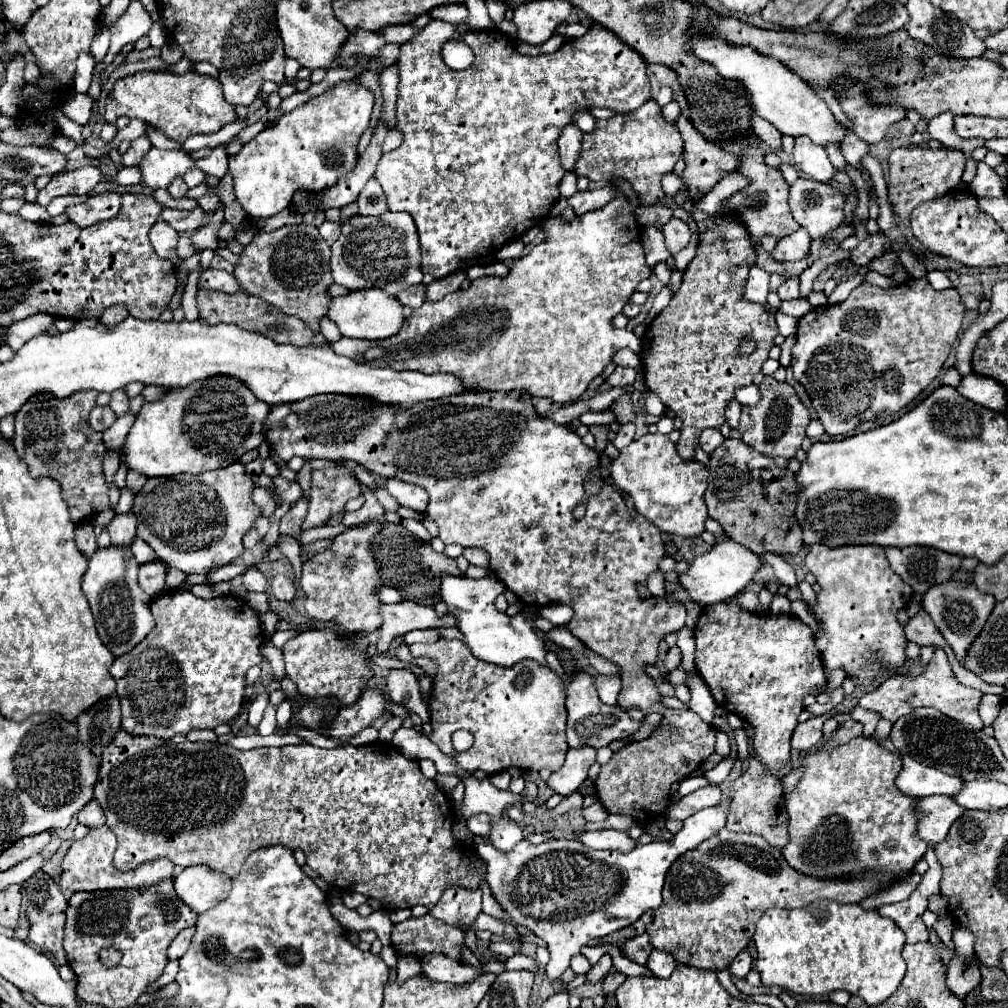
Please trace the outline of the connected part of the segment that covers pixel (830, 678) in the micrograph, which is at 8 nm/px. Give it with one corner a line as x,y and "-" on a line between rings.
838,669
838,671
828,673
828,675
826,675
826,681
828,681
828,685
826,685
826,693
830,695
834,689
842,687
842,681
844,681
844,679
846,679
846,677
840,673
840,669

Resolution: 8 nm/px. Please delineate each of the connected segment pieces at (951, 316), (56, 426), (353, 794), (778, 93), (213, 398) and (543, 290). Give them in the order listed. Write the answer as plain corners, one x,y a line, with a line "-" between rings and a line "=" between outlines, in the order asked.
908,279
888,289
862,283
844,303
816,307
798,321
796,345
792,347
794,379
804,385
826,433
846,435
860,423
898,413
940,375
962,327
962,317
964,305
956,289
934,291
926,279
=
48,393
40,397
32,397
20,413
16,413
16,435
12,445
16,447
18,457
28,465
28,471
32,477
52,477
60,483
62,487
62,499
68,503
70,509
70,519
80,525
100,511
108,509
108,491
110,487
106,485
104,479
104,469
102,469
102,457
106,453
102,433
94,431
88,423
88,413
96,405
96,395
98,393
74,393
74,397
68,397
68,401
56,401
56,397
48,397
=
122,729
116,735
116,739
112,739
108,749
104,751
104,761
100,765
98,781
94,787
94,799
104,809
106,825
114,831
114,835
118,839
118,849
114,853
114,861
112,861
112,865
118,871
132,871
146,861
154,861
154,859
162,857
162,859
168,859
174,865
182,865
182,867
208,865
214,871
224,871
228,877
234,879
240,873
240,867
244,865
244,861
248,859
248,855
252,851
282,843
282,845
288,845
290,849
302,849
306,853
308,865
314,871
318,871
322,875
322,879
328,881
332,887
344,889
344,891
356,891
366,897
376,897
384,903
384,909
388,909
388,911
416,907
416,905
424,905
424,907
432,909
440,901
444,889
448,889
448,887
478,889
484,879
484,873
486,873
486,861
482,861
480,857
478,857
478,861
480,861
482,871
470,871
474,865
470,861
470,853
468,853
468,849
464,851
464,847
460,847
460,843
452,835
454,813
452,813
452,805
448,803
446,793
442,789
438,789
434,779
428,779
422,775
418,761
404,757
394,745
380,743
380,741
372,743
372,745
358,745
358,747
344,745
344,747
336,747
336,749
320,749
320,747
304,743
304,745
256,747
250,751
240,751
226,743
210,743
210,741
208,743
192,743
192,741
174,743
174,741
164,741
164,739
156,739
156,737
132,737
130,733
124,733
124,729
=
694,31
692,33
692,49
694,53
714,65
722,77
740,79
740,83
746,87
746,91
752,97
754,111
770,121
782,135
808,135
816,145
838,145
842,147
842,141
846,137
846,127
836,121
828,105
792,71
788,71
780,61
770,59
766,55
756,53
750,47
732,47
726,41
720,41
718,37
708,37
706,33
=
210,377
208,381
198,381
196,385
190,385
188,389
182,389
182,391
170,391
166,393
160,401
154,401
154,403
146,403
142,407
142,411
138,413
128,437
126,437
126,467
132,469
132,471
138,471
140,475
144,477
172,477
172,475
178,475
178,473
192,473
192,475
198,475
198,473
204,473
204,471
212,471
212,469
220,469
220,467
228,467
230,463
236,463
246,451
250,449
258,449
260,443
264,441
264,417
268,415
268,405
264,405
262,401
258,401
254,397
252,391
248,391
246,385
240,385
240,381
232,381
232,377
=
616,187
616,193
614,193
614,199
610,203
606,203
602,209
596,209
596,211
590,211
586,213
584,217
576,217
574,221
570,223
564,223
560,219
546,219
544,221
544,227
546,231
546,239
536,245
528,255
524,255
522,259
514,261
514,265
510,267
510,273
506,277
494,277
494,275
484,275
484,277
478,277
472,281
470,289
468,291
456,291
456,293
450,293
446,295
444,299
432,303
432,301
424,301
424,305
420,309
416,309
412,313
412,317
408,317
400,329
398,335
390,337
390,339
384,339
384,341
368,341
368,339
350,339
350,337
342,337
340,341
332,343
332,349
338,353
338,355
344,355
344,357
350,357
350,359
356,359
356,361
362,361
362,353
368,351
368,359
366,363
370,365
376,365
376,367
390,367
390,369
412,369
412,371
422,371
422,373
454,373
454,375
460,375
462,381
468,381
468,383
476,383
476,387
480,387
480,390
490,391
528,391
532,393
534,397
548,397
552,399
554,403
558,405
566,405
566,403
572,403
576,399
580,399
584,395
584,391
588,389
590,381
600,375
606,365
612,361
614,353
622,347
630,347
630,349
636,349
636,353
640,351
642,347
642,341
632,333
632,331
626,331
626,329
616,329
612,325
612,319
614,315
618,315
622,311
622,307
630,301
632,293
636,291
638,283
642,279
648,279
652,275
652,267
648,267
646,259
644,259
644,249
642,249
642,227
636,219
636,205
632,205
626,195
622,193
620,187

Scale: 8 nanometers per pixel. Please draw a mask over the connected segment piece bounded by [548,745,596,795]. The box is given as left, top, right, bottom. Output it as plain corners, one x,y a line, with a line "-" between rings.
582,745
578,749
568,749
566,763
562,765
560,771
550,775
548,787
552,787
560,795
574,793
588,777
588,769
594,761
596,761
596,749
592,749
590,745

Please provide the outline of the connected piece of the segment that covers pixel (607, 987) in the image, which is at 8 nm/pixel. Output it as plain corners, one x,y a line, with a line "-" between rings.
618,971
608,973
608,975
604,977
604,981
602,981
604,993
606,993
606,995
612,995
612,993
614,993
614,989
618,989
618,987
622,985
622,981
624,981
624,979
626,979
626,977
624,977
622,973
618,973

